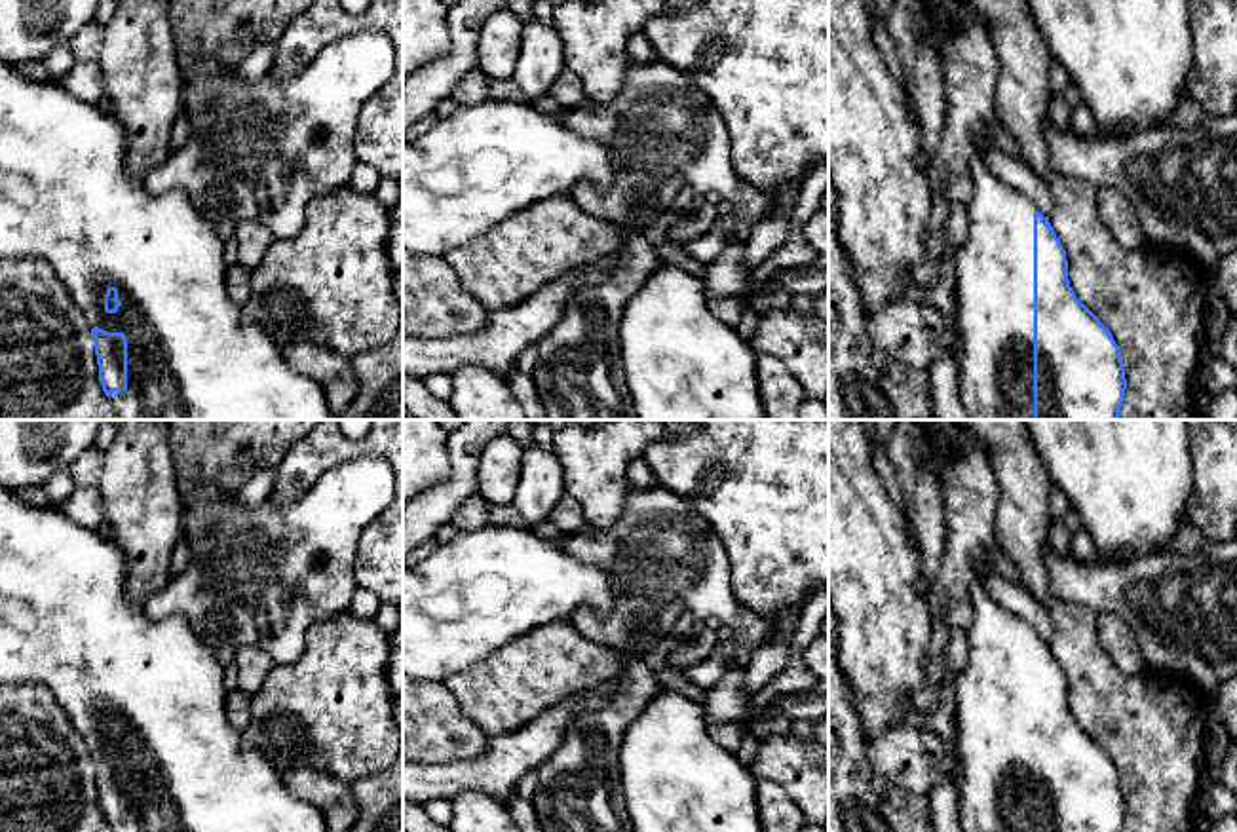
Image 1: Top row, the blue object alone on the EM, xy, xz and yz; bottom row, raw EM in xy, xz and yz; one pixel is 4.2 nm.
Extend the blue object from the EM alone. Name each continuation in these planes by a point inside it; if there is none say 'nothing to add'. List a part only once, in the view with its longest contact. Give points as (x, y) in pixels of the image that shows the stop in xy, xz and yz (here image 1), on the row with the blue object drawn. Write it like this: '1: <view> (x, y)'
1: yz (994, 266)

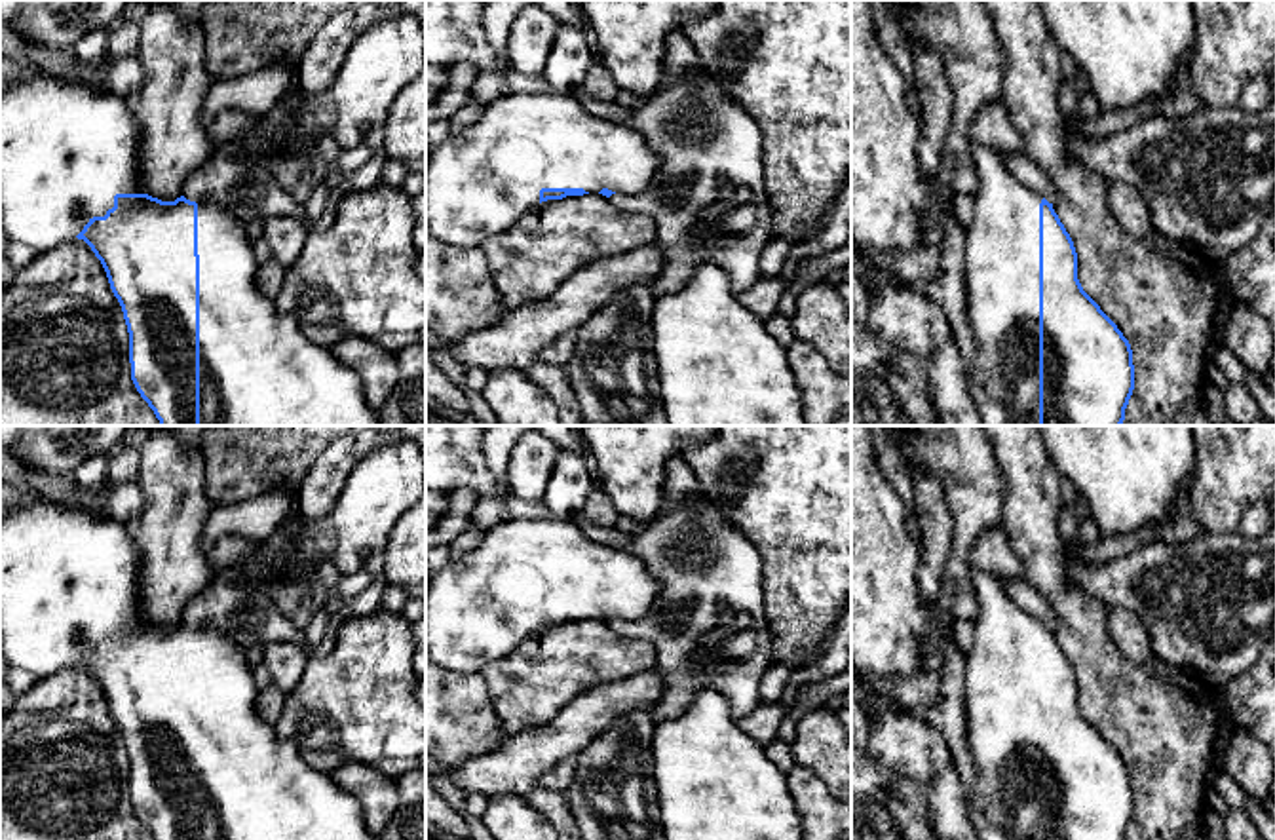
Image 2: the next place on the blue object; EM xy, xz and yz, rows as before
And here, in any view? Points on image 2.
1: yz (1002, 246)

